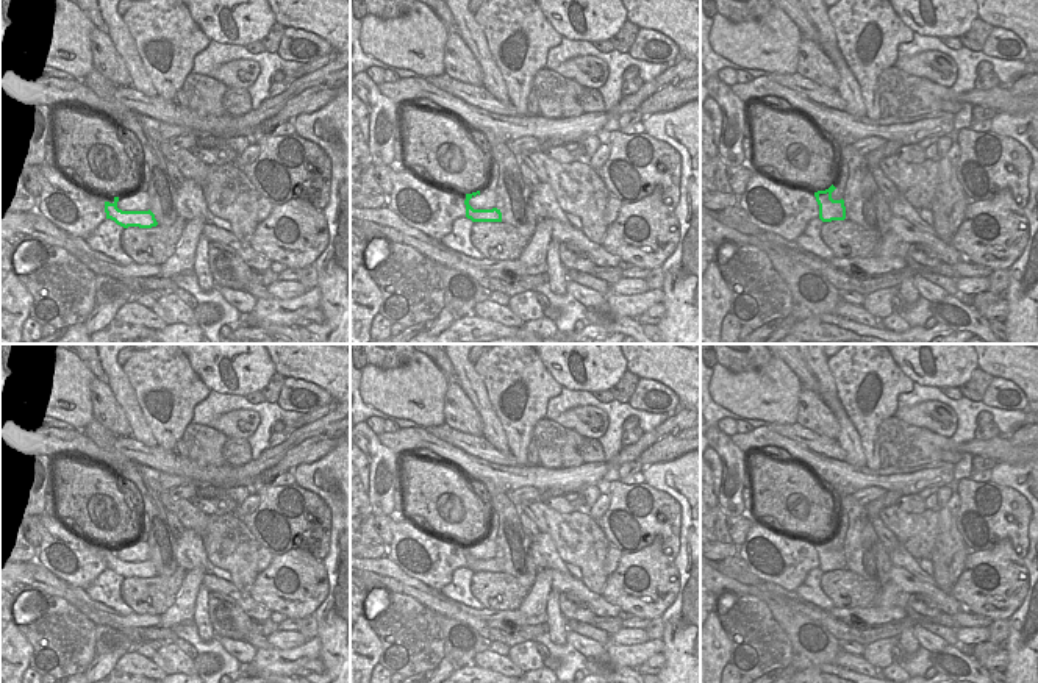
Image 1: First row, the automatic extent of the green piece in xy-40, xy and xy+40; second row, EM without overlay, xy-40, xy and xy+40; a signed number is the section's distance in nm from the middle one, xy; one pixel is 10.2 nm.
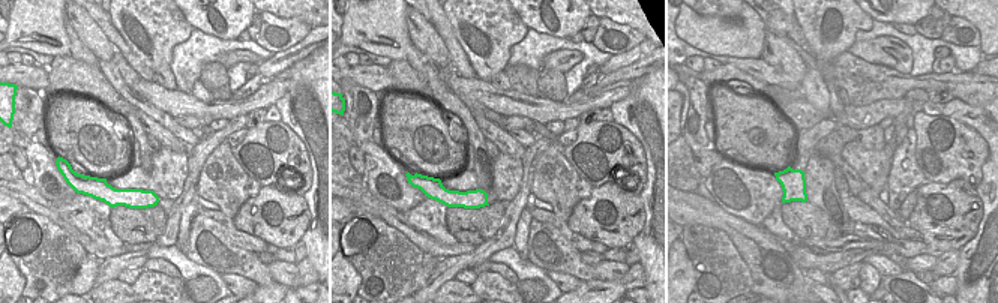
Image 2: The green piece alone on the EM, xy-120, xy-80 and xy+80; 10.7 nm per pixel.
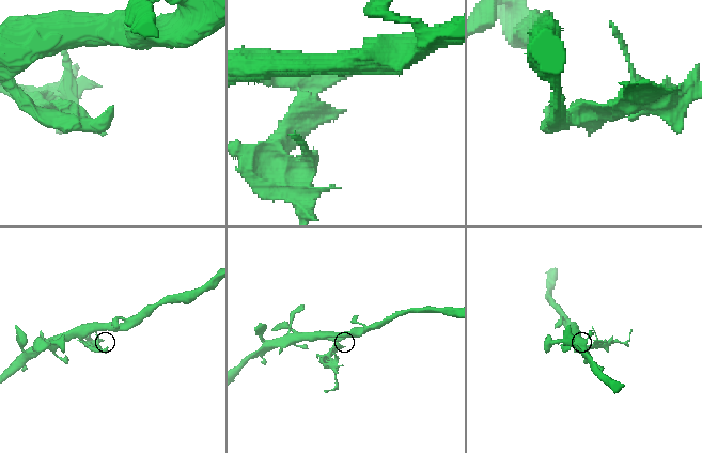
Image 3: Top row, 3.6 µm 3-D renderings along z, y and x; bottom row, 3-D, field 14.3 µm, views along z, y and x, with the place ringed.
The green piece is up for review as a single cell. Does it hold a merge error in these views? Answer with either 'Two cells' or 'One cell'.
Two cells

